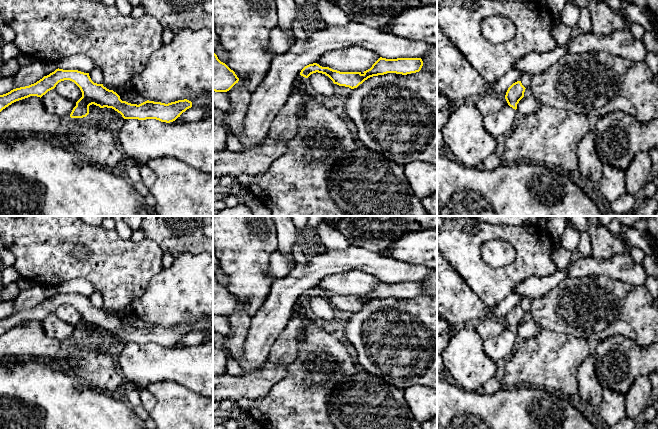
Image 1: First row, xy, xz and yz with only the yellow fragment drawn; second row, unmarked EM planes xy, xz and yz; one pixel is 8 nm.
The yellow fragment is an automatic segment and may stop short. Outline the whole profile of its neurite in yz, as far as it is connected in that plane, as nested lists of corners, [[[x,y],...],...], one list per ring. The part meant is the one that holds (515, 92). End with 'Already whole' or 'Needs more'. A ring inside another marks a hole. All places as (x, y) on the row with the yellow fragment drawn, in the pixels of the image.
[[[521,81],[513,83],[507,90],[505,99],[510,107],[517,109],[517,104],[524,97],[525,87]]]. Already whole

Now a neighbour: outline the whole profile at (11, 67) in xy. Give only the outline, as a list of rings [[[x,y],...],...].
[[[12,58],[7,62],[4,62],[1,69],[1,78],[12,77],[19,71],[20,67],[21,66],[16,58]]]

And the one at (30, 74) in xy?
[[[33,60],[13,75],[13,89],[29,86],[58,69],[56,62]]]

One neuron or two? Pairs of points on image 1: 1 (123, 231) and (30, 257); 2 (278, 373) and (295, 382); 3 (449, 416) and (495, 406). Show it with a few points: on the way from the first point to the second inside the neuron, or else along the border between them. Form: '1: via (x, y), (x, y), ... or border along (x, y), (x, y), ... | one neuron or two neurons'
1: border along (114, 229), (122, 238), (129, 239) | two neurons
2: border along (287, 365), (287, 373), (268, 392) | two neurons
3: via (460, 412), (464, 410), (484, 410) | one neuron

